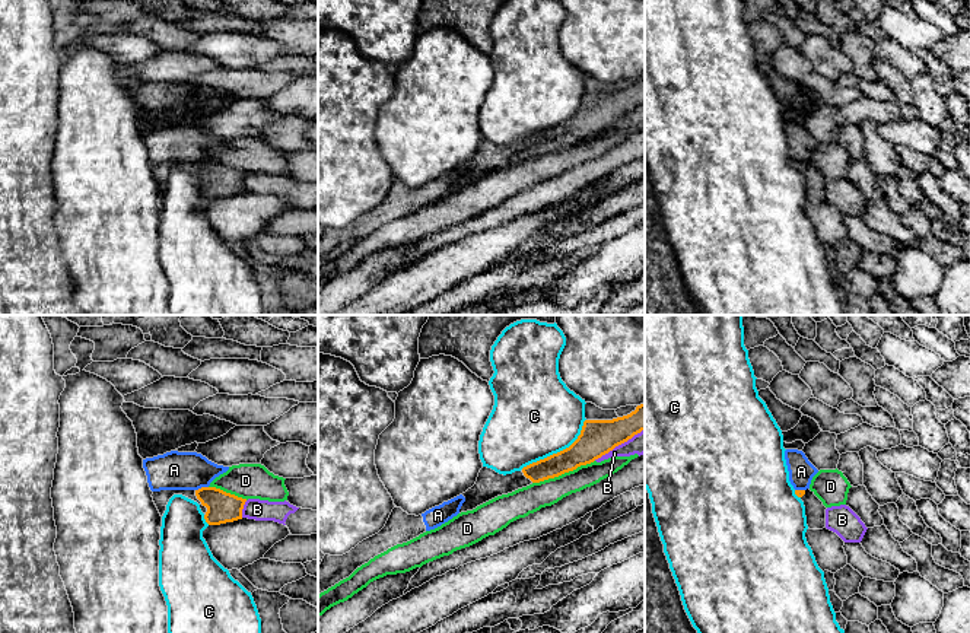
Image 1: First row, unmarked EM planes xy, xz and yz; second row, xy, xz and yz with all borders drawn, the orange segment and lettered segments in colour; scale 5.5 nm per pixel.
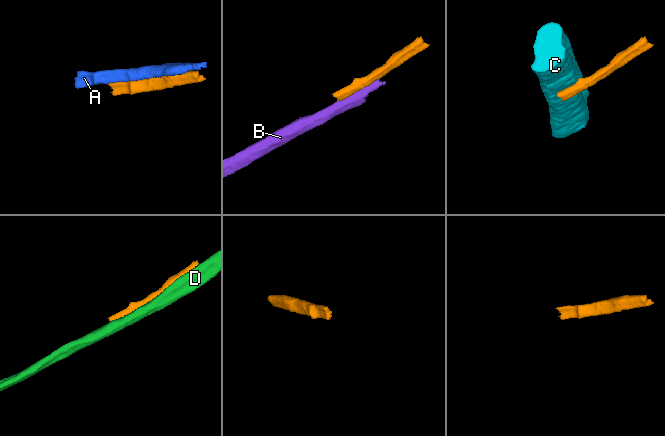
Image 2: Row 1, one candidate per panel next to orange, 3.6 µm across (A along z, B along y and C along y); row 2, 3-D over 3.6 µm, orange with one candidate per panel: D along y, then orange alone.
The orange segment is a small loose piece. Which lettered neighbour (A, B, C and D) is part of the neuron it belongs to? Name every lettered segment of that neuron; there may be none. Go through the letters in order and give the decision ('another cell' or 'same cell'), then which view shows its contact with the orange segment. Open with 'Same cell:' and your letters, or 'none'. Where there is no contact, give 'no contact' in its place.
Same cell: none
A: another cell | xy
B: another cell | xz
C: another cell | xz
D: another cell | xz

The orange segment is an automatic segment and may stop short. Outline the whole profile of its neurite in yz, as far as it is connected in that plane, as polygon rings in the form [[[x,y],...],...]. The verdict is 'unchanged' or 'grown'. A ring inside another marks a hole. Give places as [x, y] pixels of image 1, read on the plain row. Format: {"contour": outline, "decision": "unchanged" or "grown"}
{"contour": [[[795,163],[795,168],[804,175],[807,198],[810,203],[823,203],[826,201],[826,179],[823,175],[811,165]]], "decision": "grown"}

